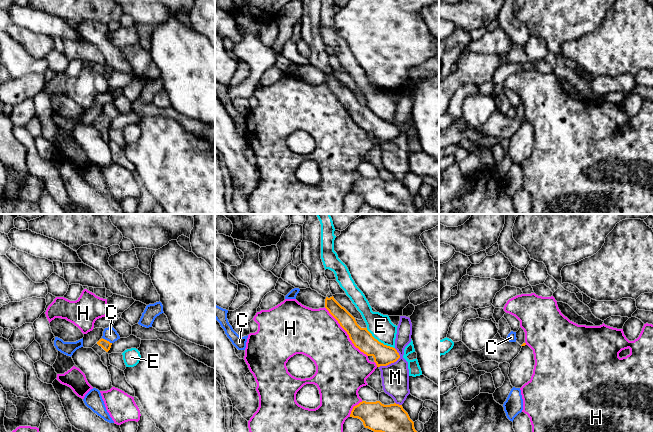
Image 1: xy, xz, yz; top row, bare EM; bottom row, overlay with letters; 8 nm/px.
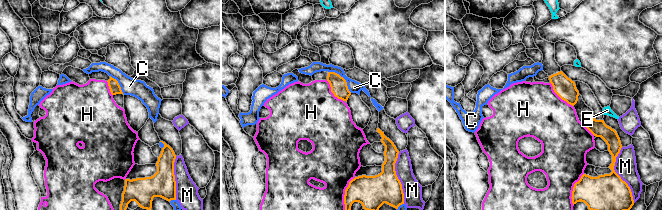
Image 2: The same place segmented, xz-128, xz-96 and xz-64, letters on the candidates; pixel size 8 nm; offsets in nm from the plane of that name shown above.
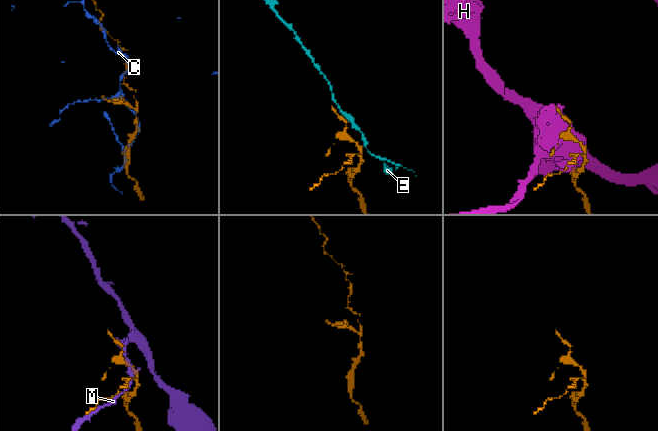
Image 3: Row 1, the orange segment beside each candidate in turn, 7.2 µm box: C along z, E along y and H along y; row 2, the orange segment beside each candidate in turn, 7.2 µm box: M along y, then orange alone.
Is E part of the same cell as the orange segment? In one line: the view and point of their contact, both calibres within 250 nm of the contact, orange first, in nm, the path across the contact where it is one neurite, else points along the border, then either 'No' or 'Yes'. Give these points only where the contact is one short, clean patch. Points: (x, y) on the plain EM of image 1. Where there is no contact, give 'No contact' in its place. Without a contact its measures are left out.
Touches orange at xz (380, 118). Thickness 170 nm (orange) against 190 nm. Boundary: xz (366, 104), (379, 117), (394, 124). No

